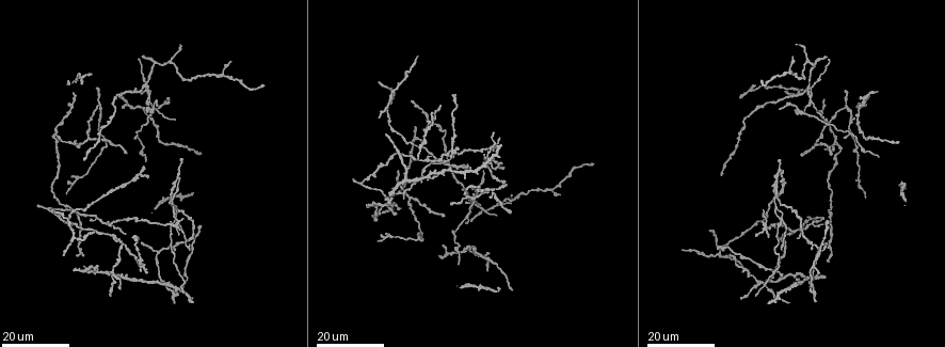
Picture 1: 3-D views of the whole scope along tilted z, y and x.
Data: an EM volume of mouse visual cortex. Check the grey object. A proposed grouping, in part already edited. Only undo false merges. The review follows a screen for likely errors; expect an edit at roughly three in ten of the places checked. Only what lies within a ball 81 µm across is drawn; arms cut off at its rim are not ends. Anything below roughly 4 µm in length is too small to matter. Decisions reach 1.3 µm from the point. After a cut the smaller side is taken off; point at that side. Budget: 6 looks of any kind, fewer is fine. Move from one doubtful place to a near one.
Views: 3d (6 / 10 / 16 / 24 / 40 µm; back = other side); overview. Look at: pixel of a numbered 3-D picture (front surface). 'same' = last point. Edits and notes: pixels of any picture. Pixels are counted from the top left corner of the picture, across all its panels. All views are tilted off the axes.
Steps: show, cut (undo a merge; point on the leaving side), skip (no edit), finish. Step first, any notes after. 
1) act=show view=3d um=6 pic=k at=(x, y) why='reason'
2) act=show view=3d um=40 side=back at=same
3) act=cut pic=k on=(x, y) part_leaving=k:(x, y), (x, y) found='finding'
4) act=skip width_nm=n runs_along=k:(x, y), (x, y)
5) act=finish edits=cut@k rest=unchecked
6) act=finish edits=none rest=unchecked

act=show view=3d um=16 pic=1 at=(155, 281)

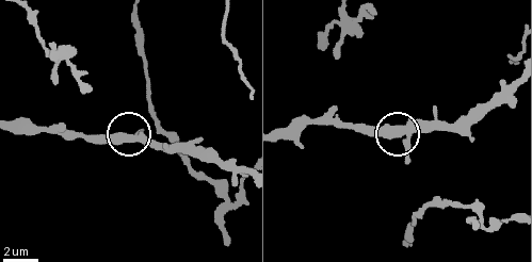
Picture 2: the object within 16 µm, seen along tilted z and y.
act=show view=3d um=6 pic=2 at=(404, 129)

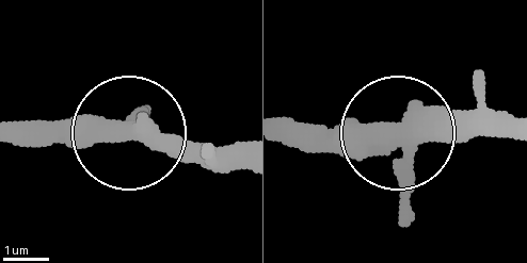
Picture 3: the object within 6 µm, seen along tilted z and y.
act=skip arms=3 found='all the same cell'

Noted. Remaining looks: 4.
act=show view=3d um=16 pic=1 at=(467, 197) why='three-way junction'

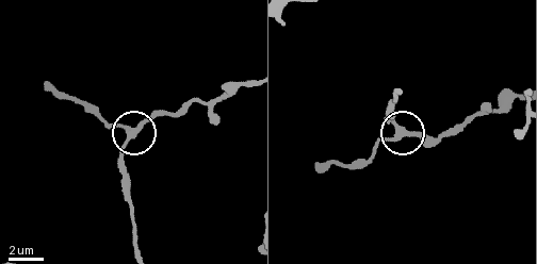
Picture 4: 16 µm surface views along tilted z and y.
act=show view=3d um=10 pic=4 at=(397, 132)

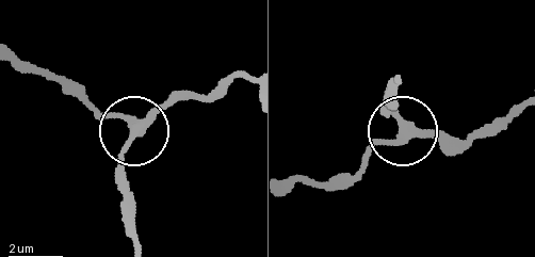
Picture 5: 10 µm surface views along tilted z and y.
act=show view=3d um=6 pic=5 at=(405, 127)

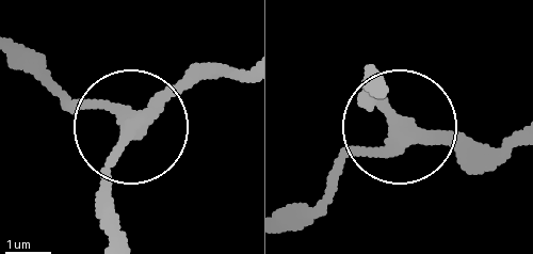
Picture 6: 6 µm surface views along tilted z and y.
act=skip width_nm=260 runs_along=6:(513, 142), (467, 154), (405, 135), (350, 156), (310, 208) found='one cell here'

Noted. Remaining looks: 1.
act=finish edits=none rest=unchecked

